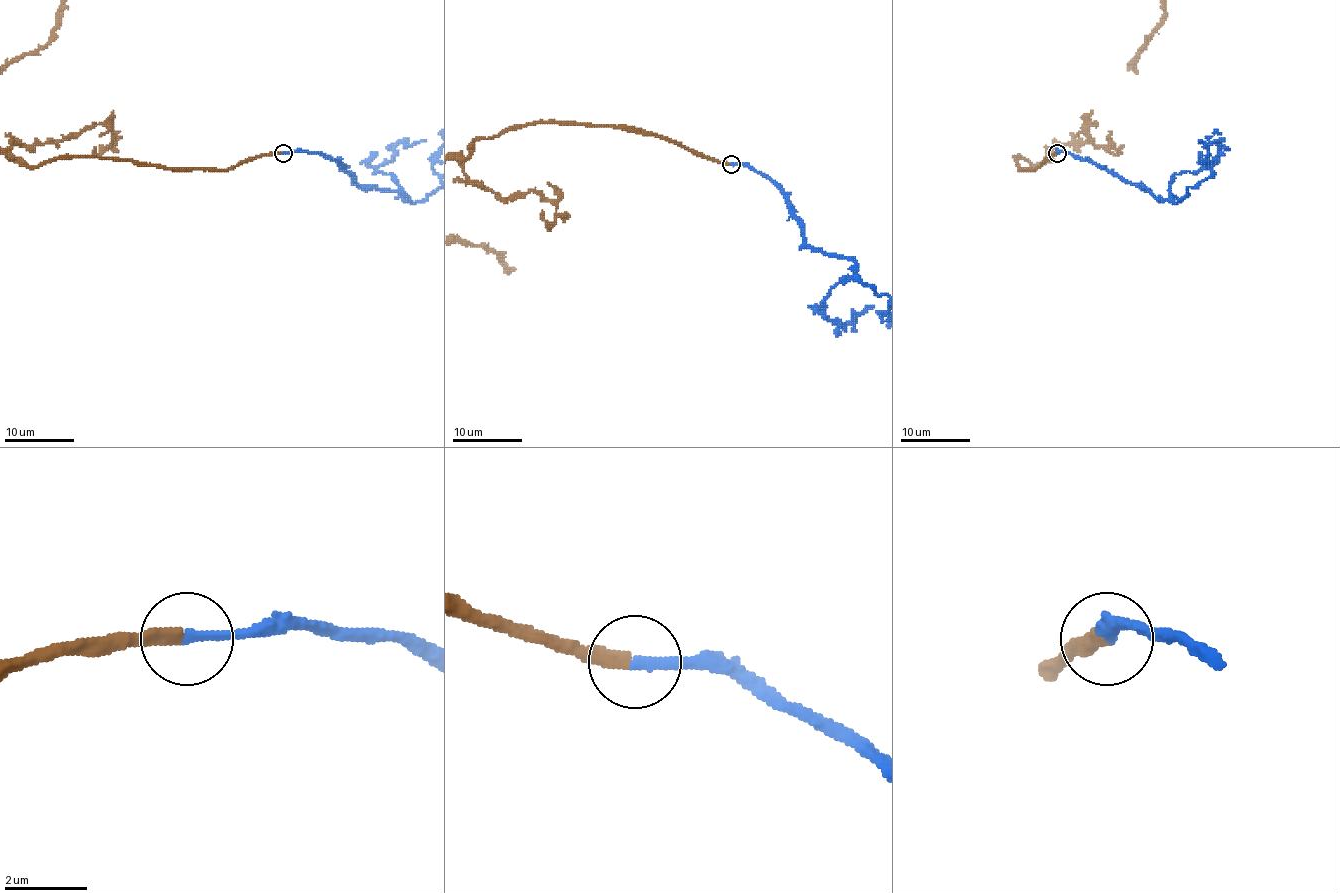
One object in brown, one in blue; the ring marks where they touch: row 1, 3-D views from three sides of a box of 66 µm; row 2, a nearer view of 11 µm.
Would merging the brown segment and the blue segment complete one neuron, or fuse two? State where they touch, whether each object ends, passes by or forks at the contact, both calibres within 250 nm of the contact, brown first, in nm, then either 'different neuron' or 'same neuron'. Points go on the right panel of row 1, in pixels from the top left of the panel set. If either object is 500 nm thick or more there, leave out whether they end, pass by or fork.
place (1057, 153); brown ends; blue ends; calibres 320 and 260 nm; same neuron

